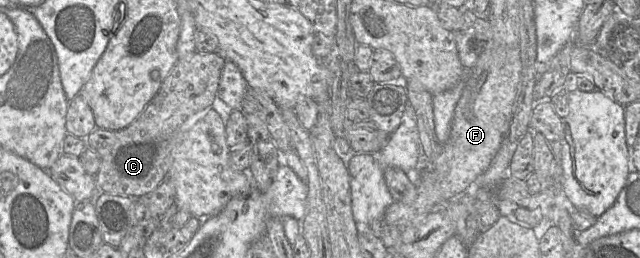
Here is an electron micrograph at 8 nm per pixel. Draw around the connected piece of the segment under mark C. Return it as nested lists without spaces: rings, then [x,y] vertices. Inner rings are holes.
[[[198,51],[190,58],[178,59],[157,94],[129,126],[121,130],[95,128],[85,138],[85,141],[87,146],[100,157],[100,169],[95,175],[98,189],[111,195],[129,196],[130,198],[148,196],[156,189],[167,178],[174,138],[179,133],[179,127],[190,116],[212,105],[218,95],[220,77],[226,61],[226,58],[219,52],[203,54]]]

